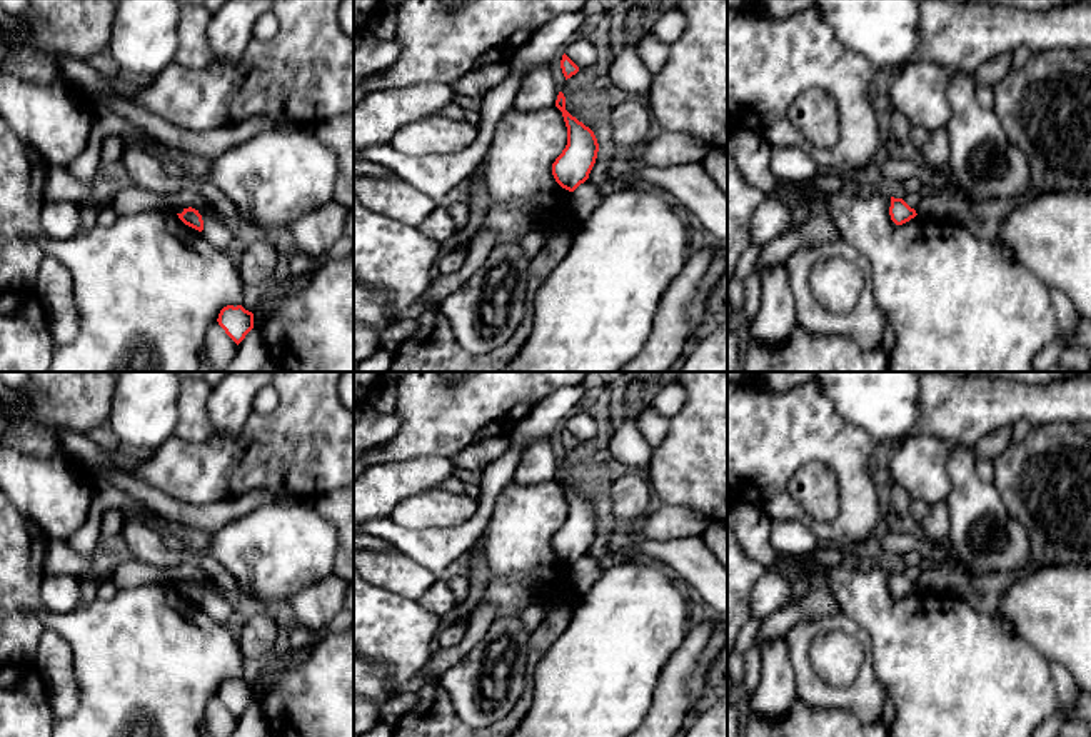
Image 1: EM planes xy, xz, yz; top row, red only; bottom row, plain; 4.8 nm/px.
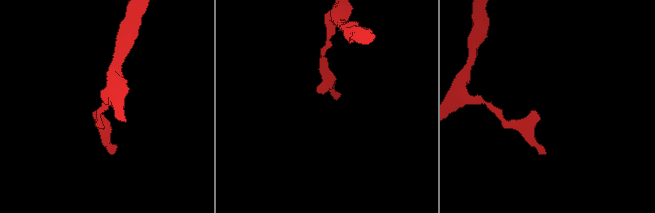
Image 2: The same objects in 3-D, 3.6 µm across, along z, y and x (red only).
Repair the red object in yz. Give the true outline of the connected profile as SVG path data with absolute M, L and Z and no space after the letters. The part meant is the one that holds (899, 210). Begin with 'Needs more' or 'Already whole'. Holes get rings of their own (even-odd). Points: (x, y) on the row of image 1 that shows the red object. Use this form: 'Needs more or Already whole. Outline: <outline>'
Already whole. Outline: M891 197L889 215L896 225L902 225L914 218L918 213L902 198Z

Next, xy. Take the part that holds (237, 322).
Already whole. Outline: M227 305L220 310L219 325L239 345L245 335L254 328L254 313L242 305Z

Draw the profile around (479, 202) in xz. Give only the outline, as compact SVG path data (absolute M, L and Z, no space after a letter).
M480 173L472 175L472 193L469 195L467 203L469 203L467 223L462 228L457 228L457 232L450 238L440 242L442 255L467 245L477 233L477 230L482 227L484 215L492 205L492 202L487 197Z

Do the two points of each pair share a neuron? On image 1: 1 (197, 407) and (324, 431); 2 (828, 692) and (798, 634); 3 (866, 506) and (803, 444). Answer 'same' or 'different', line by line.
1: different
2: same
3: same

